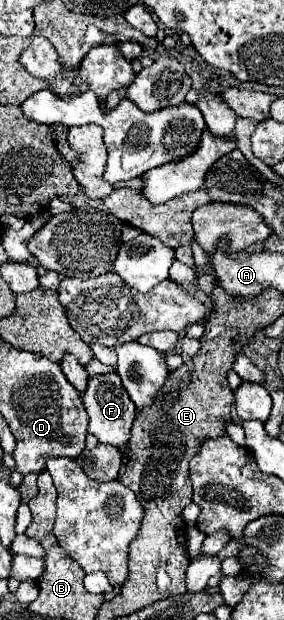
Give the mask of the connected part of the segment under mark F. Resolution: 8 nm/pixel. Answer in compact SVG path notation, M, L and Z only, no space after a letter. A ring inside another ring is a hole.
M117 373L97 375L89 379L89 387L83 395L83 403L89 415L89 433L97 437L99 443L123 449L129 443L131 437L131 423L135 419L135 405L125 393L125 387L121 385L121 377Z

